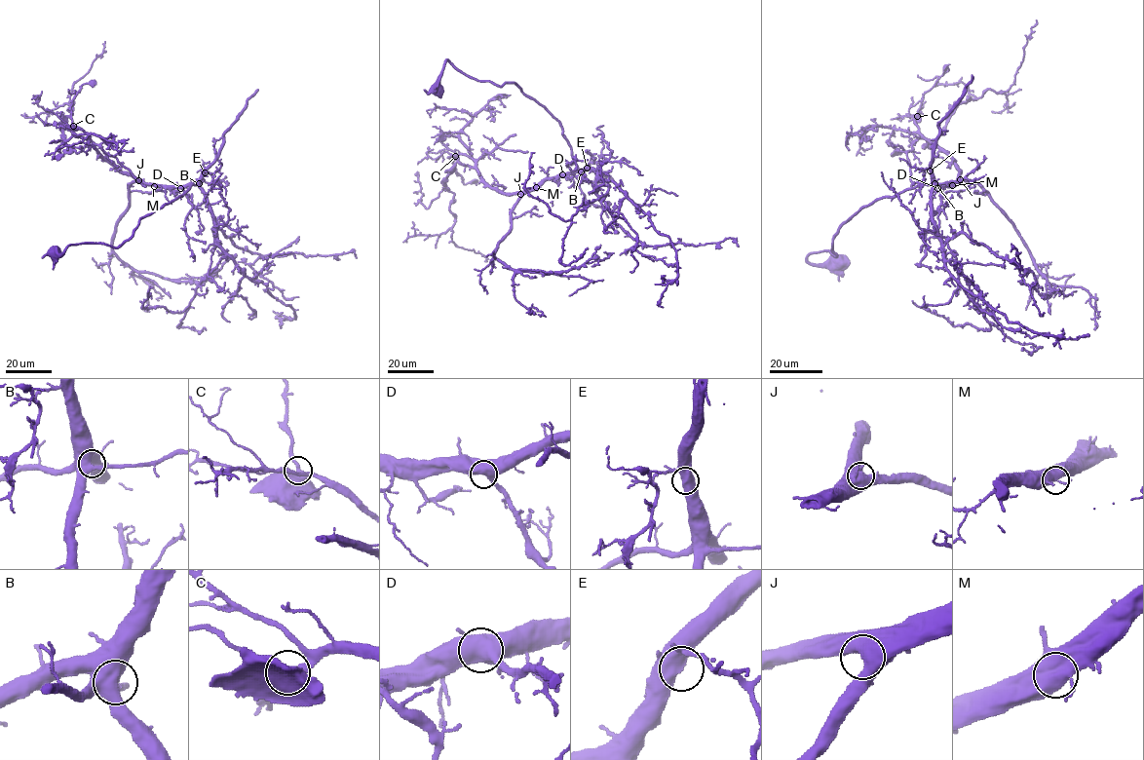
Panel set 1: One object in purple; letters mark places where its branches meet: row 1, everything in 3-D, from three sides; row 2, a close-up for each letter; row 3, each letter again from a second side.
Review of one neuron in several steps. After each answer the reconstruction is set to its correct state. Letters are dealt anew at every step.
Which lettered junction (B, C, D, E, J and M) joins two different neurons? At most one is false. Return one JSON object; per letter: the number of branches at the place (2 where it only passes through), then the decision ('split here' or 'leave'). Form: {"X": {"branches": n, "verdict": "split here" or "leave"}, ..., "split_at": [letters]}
{"B": {"branches": 3, "verdict": "leave"}, "C": {"branches": 4, "verdict": "leave"}, "D": {"branches": 4, "verdict": "leave"}, "E": {"branches": 4, "verdict": "leave"}, "J": {"branches": 4, "verdict": "leave"}, "M": {"branches": 4, "verdict": "leave"}, "split_at": []}

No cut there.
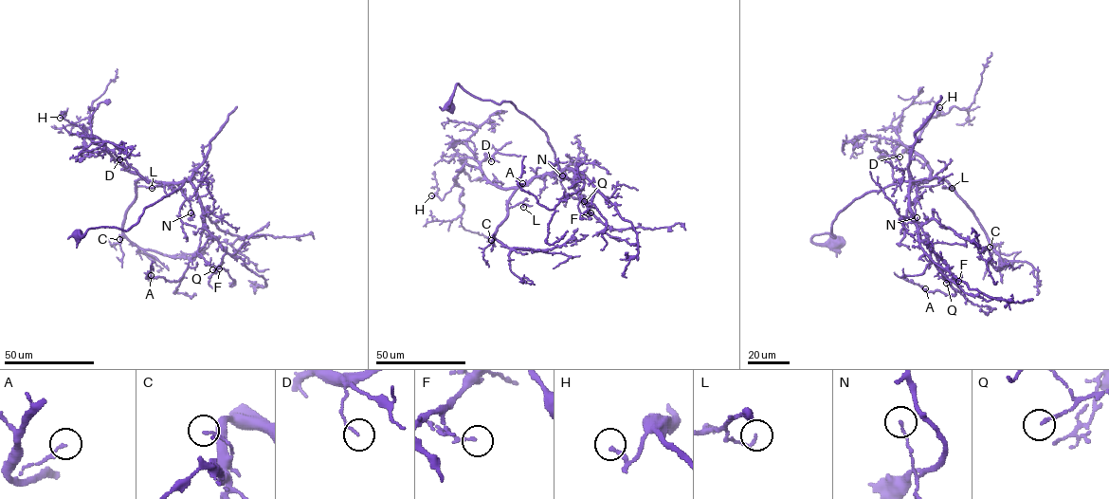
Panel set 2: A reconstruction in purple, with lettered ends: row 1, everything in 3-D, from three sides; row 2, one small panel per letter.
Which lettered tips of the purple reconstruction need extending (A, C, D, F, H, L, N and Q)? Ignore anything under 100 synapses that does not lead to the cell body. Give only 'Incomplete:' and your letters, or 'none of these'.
Incomplete: F

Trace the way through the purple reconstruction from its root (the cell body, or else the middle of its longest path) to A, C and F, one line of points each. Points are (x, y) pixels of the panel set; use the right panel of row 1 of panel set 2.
A: (836, 242), (811, 238), (833, 237), (832, 221), (856, 198), (909, 181), (918, 236), (955, 294), (925, 288)
C: (836, 242), (811, 238), (833, 237), (832, 221), (854, 200), (900, 181), (941, 178), (972, 212), (990, 247)
F: (836, 242), (811, 238), (833, 237), (832, 221), (856, 198), (909, 181), (918, 245), (948, 279), (958, 281)

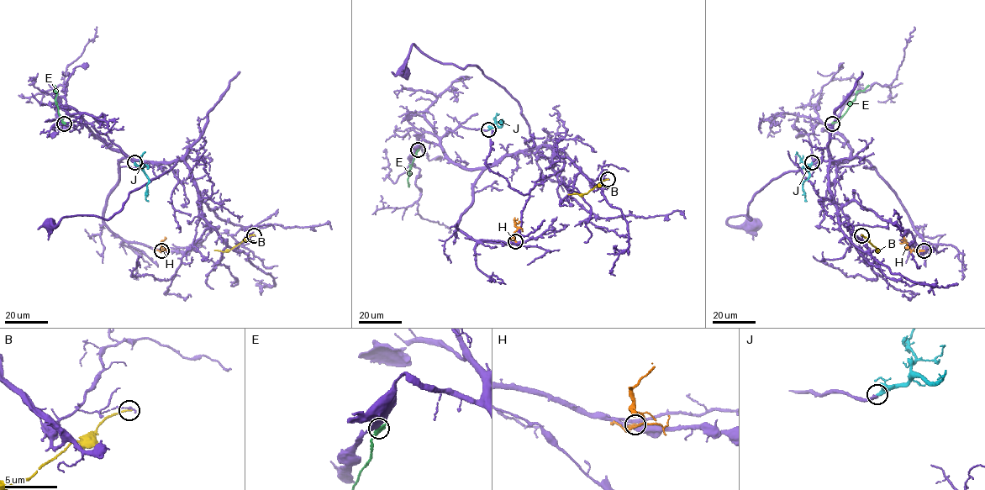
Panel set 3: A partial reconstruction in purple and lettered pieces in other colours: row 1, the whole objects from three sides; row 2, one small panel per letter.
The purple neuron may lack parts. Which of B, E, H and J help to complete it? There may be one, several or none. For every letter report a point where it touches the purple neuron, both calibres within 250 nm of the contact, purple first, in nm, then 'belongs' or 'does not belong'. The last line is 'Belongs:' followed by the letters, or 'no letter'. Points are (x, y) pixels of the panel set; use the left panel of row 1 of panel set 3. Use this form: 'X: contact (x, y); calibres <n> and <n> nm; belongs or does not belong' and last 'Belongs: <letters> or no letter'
B: contact (254, 235); calibres 200 and 190 nm; does not belong
E: contact (64, 123); calibres 320 and 480 nm; does not belong
H: contact (161, 250); calibres 400 and 240 nm; does not belong
J: contact (134, 162); calibres 360 and 360 nm; belongs
Belongs: J

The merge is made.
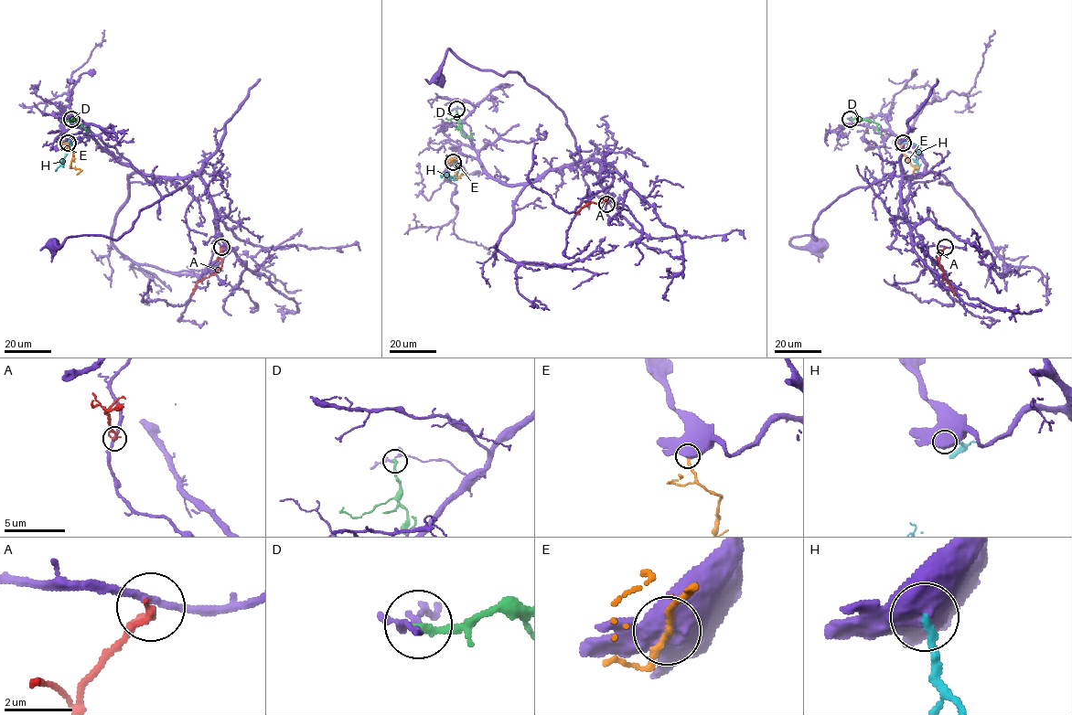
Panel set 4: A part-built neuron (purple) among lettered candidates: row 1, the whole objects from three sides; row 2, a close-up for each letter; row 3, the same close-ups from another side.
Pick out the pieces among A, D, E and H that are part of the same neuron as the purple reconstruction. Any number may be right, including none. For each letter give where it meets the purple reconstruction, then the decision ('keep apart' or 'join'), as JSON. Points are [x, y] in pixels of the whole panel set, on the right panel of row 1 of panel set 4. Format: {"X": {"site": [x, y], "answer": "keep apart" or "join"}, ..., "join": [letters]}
{"A": {"site": [945, 247], "answer": "keep apart"}, "D": {"site": [850, 119], "answer": "keep apart"}, "E": {"site": [902, 144], "answer": "keep apart"}, "H": {"site": [903, 143], "answer": "join"}, "join": ["H"]}

